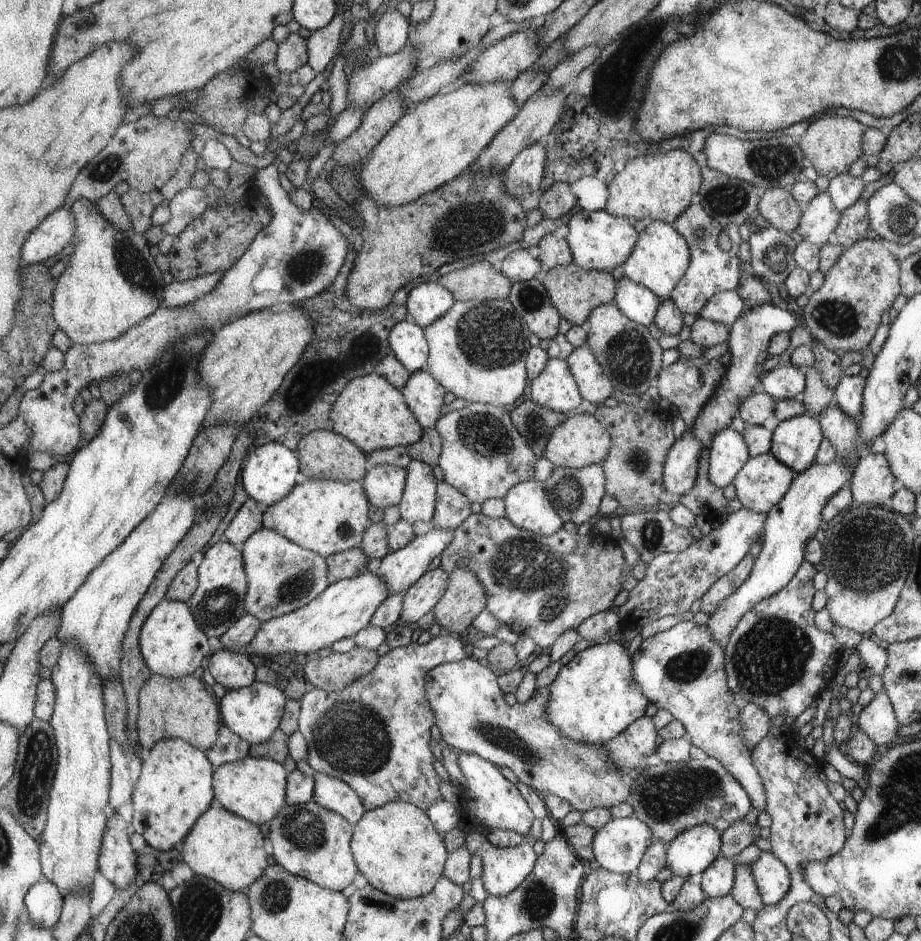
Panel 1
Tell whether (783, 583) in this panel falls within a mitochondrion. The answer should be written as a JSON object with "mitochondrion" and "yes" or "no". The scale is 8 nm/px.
{"mitochondrion":"no"}

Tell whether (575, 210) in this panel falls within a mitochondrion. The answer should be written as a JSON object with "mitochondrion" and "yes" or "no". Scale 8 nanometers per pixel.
{"mitochondrion":"no"}

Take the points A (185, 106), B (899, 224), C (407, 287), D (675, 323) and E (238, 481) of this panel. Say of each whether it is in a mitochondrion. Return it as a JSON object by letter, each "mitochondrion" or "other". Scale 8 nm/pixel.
{"A":"other","B":"mitochondrion","C":"other","D":"other","E":"other"}

